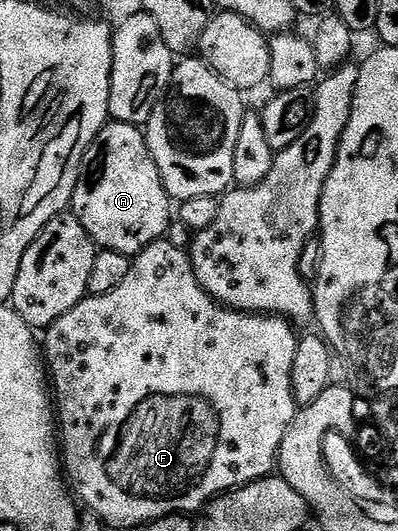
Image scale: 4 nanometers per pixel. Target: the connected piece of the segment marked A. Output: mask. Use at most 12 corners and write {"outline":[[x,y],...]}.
{"outline":[[111,120],[72,212],[95,246],[137,255],[172,198],[139,126]]}

